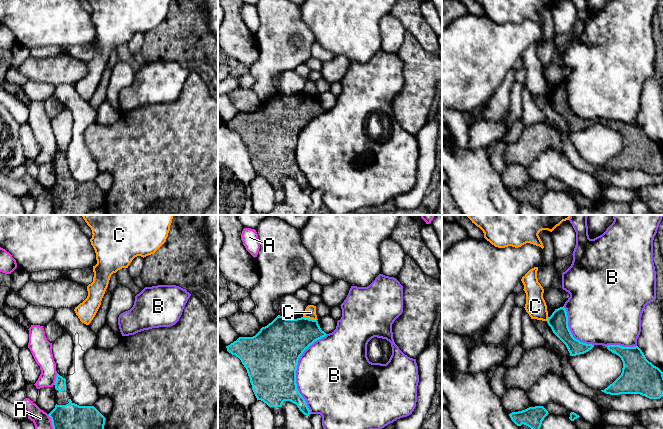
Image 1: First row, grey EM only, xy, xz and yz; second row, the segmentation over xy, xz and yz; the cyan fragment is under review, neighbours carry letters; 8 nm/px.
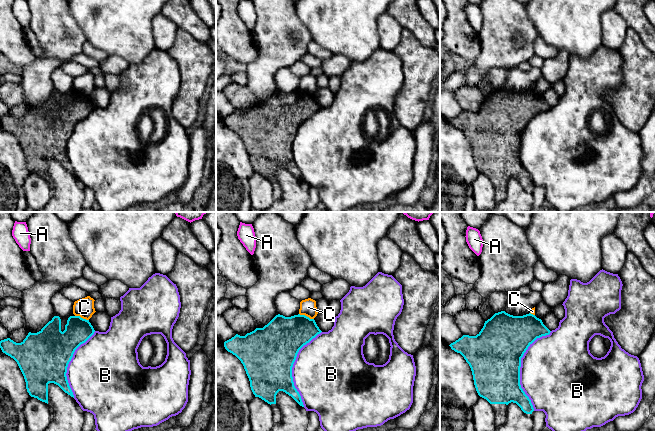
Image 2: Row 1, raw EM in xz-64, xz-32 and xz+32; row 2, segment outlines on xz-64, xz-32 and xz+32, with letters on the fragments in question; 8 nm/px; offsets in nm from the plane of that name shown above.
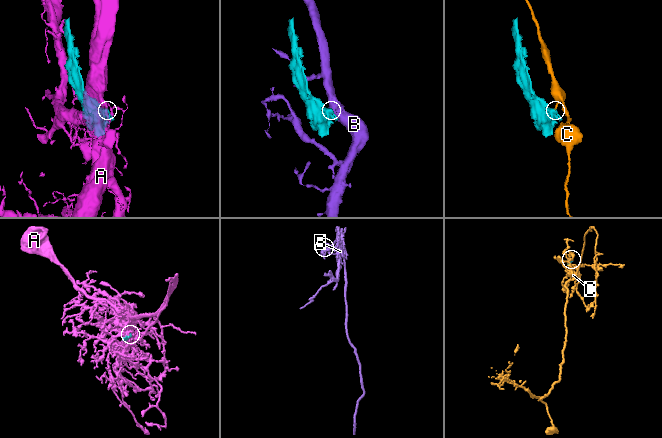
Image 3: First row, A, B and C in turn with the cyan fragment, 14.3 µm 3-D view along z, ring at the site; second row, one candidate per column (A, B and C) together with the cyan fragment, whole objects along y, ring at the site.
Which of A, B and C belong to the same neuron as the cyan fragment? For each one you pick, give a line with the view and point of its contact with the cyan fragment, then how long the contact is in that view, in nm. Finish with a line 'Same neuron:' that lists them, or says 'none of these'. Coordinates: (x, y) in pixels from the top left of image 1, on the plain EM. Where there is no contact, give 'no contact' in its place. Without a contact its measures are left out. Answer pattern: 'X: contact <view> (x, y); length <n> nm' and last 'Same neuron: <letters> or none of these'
Same neuron: none of these

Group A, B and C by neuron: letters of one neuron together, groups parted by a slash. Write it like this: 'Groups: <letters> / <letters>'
Groups: A / B / C

